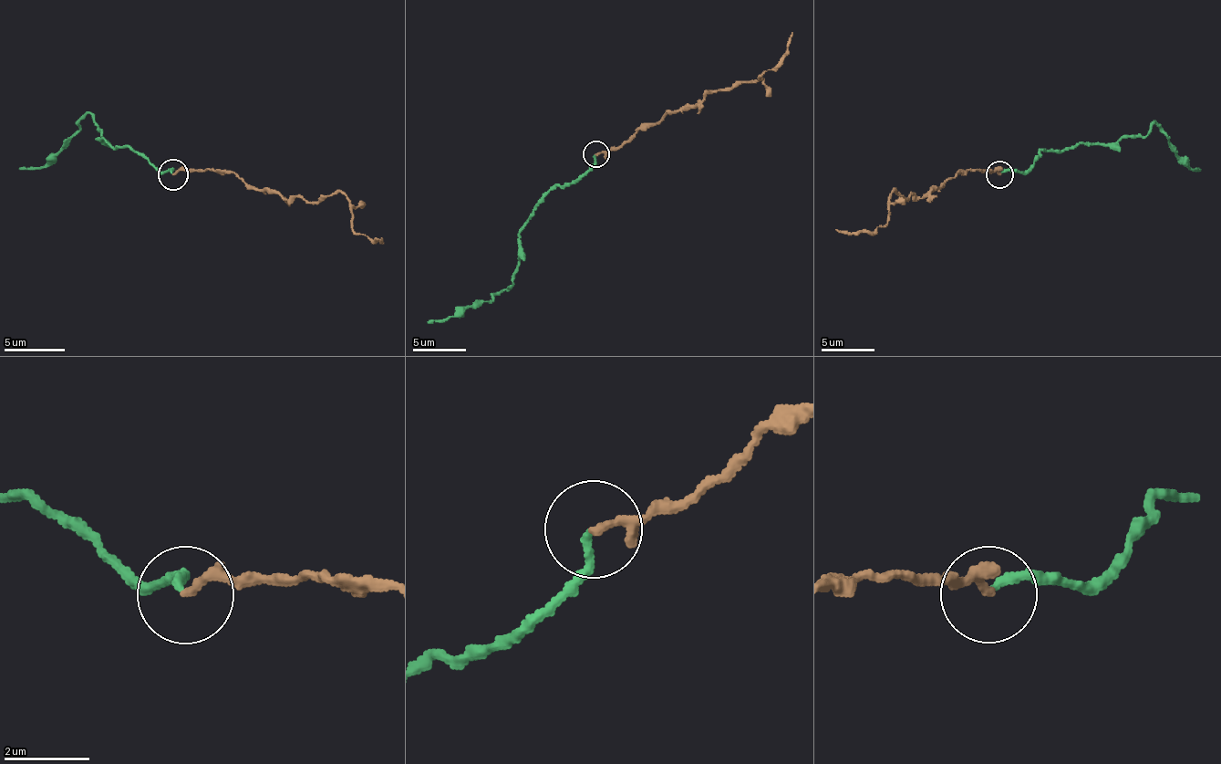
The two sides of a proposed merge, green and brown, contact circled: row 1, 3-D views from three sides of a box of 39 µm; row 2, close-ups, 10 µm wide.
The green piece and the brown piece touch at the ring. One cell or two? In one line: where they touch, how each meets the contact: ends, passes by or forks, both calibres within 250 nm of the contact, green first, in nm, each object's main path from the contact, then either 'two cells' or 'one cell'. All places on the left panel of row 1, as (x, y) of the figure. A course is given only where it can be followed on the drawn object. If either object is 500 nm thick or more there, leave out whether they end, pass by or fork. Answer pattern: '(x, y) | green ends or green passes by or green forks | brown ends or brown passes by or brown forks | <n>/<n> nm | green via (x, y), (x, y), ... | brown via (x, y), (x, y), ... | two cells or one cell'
(173, 174) | green ends | brown passes by | 180/140 nm | green via (170, 172), (98, 141), (101, 130), (89, 115), (43, 167), (19, 170) | brown via (174, 175), (227, 170), (247, 185), (279, 192), (292, 201), (319, 201), (342, 192), (355, 232), (381, 238) | one cell

